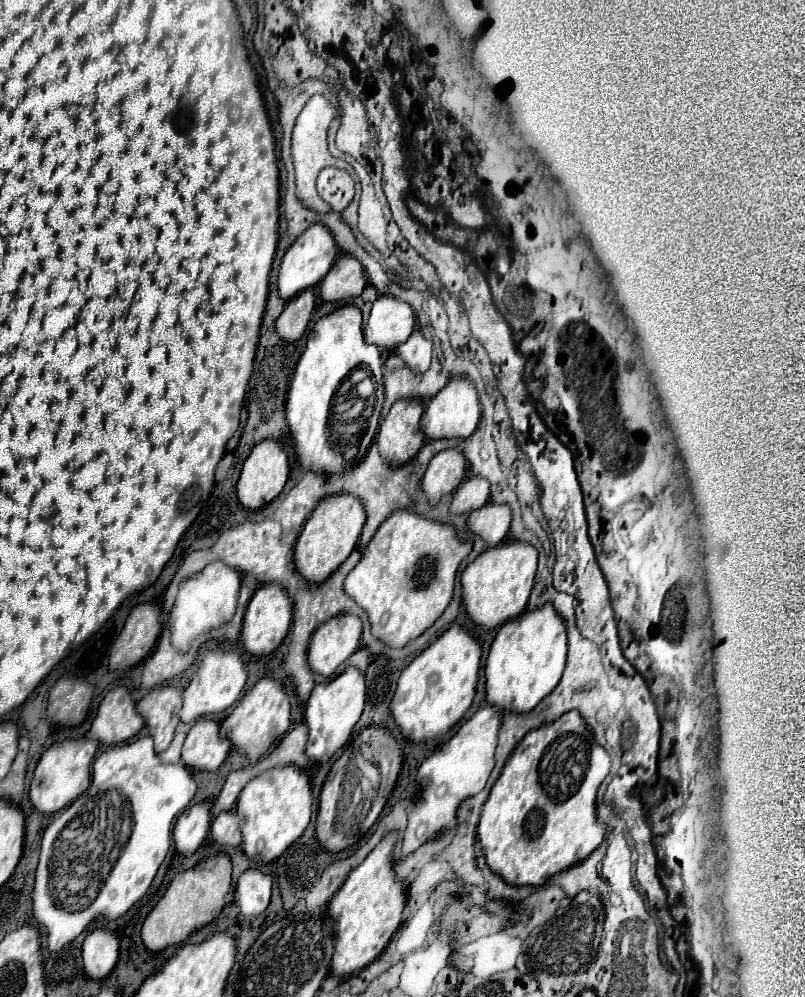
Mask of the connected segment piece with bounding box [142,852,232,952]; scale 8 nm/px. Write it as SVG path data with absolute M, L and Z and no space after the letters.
M224 852L212 854L206 860L198 862L194 868L178 872L170 886L166 888L164 896L158 904L150 910L142 924L142 942L150 952L160 952L170 944L182 942L192 930L198 930L212 920L216 920L226 904L226 894L232 884L232 864L230 856Z

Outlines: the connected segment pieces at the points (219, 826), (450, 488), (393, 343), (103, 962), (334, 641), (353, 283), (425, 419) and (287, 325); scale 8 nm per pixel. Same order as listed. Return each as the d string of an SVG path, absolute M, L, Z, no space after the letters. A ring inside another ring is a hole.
M228 810L228 812L220 812L214 820L212 820L212 840L218 844L228 844L228 846L238 846L242 842L242 824L244 818L238 816L236 810Z
M458 448L438 452L430 460L422 478L422 488L430 500L430 506L438 504L440 498L454 492L466 478L466 472L468 462L464 460L464 454Z
M382 294L372 304L368 324L364 326L364 338L368 344L394 350L400 342L408 340L414 328L416 318L412 306L396 296Z
M96 928L90 932L82 944L84 972L94 980L108 976L118 960L118 944L118 938L108 928Z
M340 614L324 622L312 636L308 650L310 670L330 676L352 652L360 648L362 622L358 616Z
M340 254L332 264L330 272L320 282L320 294L324 302L332 302L360 296L364 286L366 286L366 274L360 260L348 254Z
M452 378L426 406L422 414L422 428L430 440L436 438L468 438L480 422L480 400L472 380L468 378Z
M312 288L304 290L296 298L288 300L284 312L276 320L276 332L288 342L300 340L308 328L314 306L316 306L316 296L314 296Z

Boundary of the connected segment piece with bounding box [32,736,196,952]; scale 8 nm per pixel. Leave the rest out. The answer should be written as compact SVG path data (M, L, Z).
M144 736L130 744L118 744L104 750L92 766L92 784L56 820L48 824L42 836L40 862L36 868L36 886L32 912L48 930L48 948L58 952L70 944L94 918L120 918L150 888L158 866L168 848L174 818L190 804L196 794L196 780L184 764L164 764L152 748L152 738Z

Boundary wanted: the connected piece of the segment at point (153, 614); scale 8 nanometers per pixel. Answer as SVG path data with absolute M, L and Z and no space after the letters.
M144 602L132 608L120 636L112 644L110 670L130 668L150 654L162 630L160 612L160 606L154 602Z

